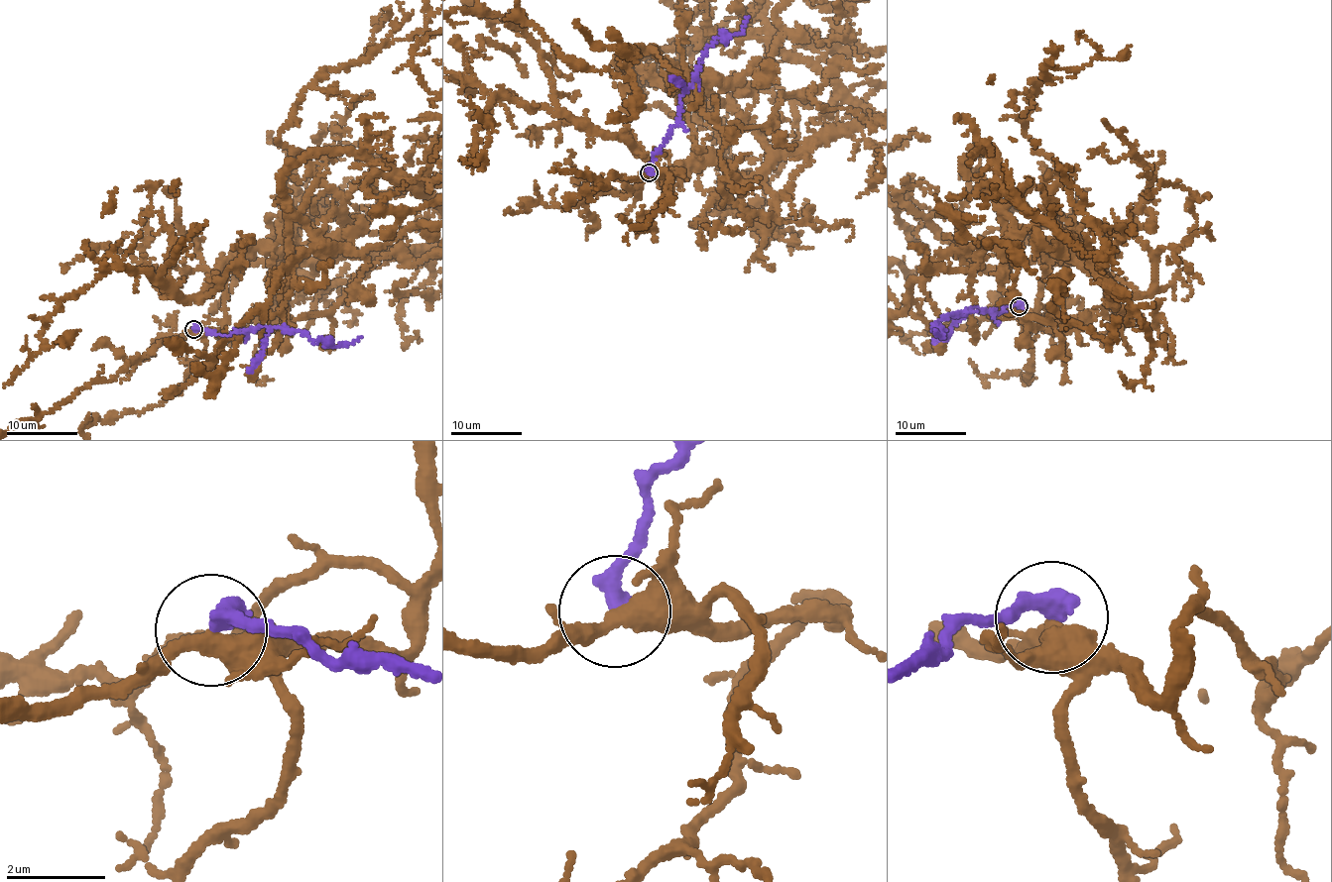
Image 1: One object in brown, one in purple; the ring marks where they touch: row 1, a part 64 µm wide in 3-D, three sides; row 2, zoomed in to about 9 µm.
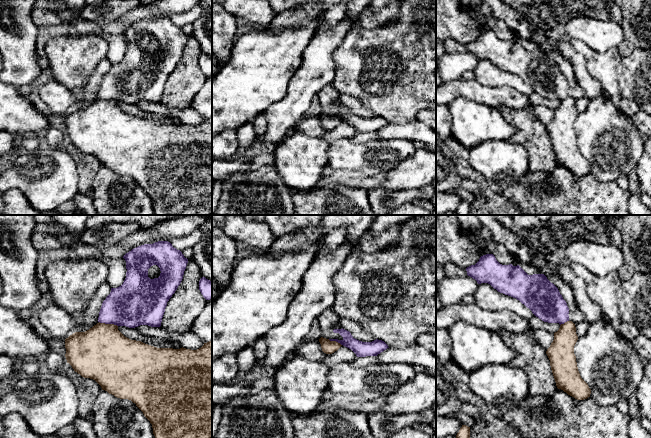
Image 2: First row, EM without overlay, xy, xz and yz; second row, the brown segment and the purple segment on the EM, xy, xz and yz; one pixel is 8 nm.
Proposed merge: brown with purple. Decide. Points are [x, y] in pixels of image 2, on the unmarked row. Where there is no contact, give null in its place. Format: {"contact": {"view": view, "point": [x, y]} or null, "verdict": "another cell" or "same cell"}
{"contact": {"view": "xy", "point": [108, 100]}, "verdict": "another cell"}

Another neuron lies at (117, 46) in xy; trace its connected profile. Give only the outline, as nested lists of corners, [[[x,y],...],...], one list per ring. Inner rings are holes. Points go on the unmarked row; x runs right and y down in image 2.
[[[104,34],[104,40],[108,44],[107,59],[110,64],[121,62],[126,54],[126,37],[124,34]]]

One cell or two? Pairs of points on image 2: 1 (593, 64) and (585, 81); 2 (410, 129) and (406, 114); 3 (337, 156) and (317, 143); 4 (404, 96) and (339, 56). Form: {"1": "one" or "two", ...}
{"1": "two", "2": "two", "3": "two", "4": "one"}

